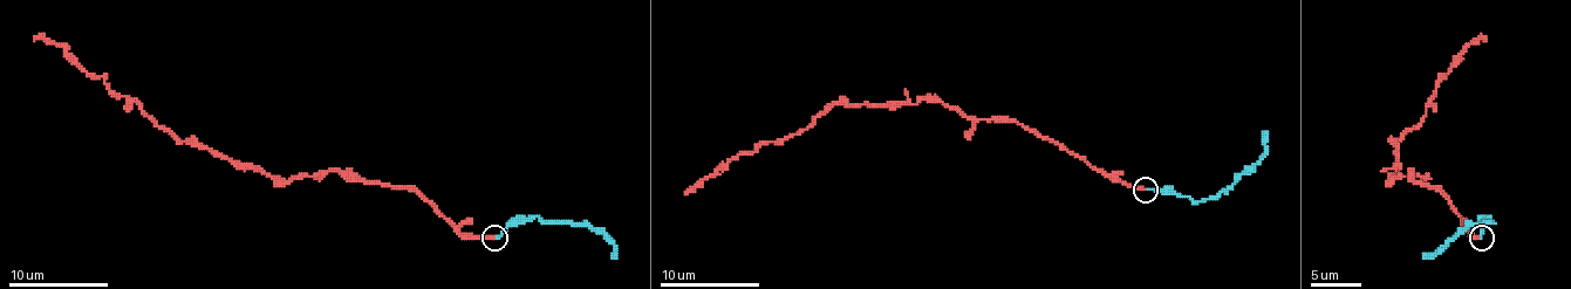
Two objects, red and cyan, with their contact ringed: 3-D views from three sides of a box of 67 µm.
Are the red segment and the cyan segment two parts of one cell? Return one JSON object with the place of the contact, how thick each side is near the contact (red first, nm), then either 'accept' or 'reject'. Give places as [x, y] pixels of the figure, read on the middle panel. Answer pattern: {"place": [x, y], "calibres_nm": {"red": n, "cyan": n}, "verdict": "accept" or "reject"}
{"place": [1146, 190], "calibres_nm": {"red": 300, "cyan": 220}, "verdict": "reject"}

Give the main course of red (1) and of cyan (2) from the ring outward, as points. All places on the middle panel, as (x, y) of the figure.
1: (1145, 188), (1112, 181), (1015, 122), (970, 119), (927, 98), (830, 104), (805, 129), (742, 151), (684, 194)
2: (1147, 188), (1195, 201), (1215, 199), (1259, 159), (1265, 151), (1262, 131)

